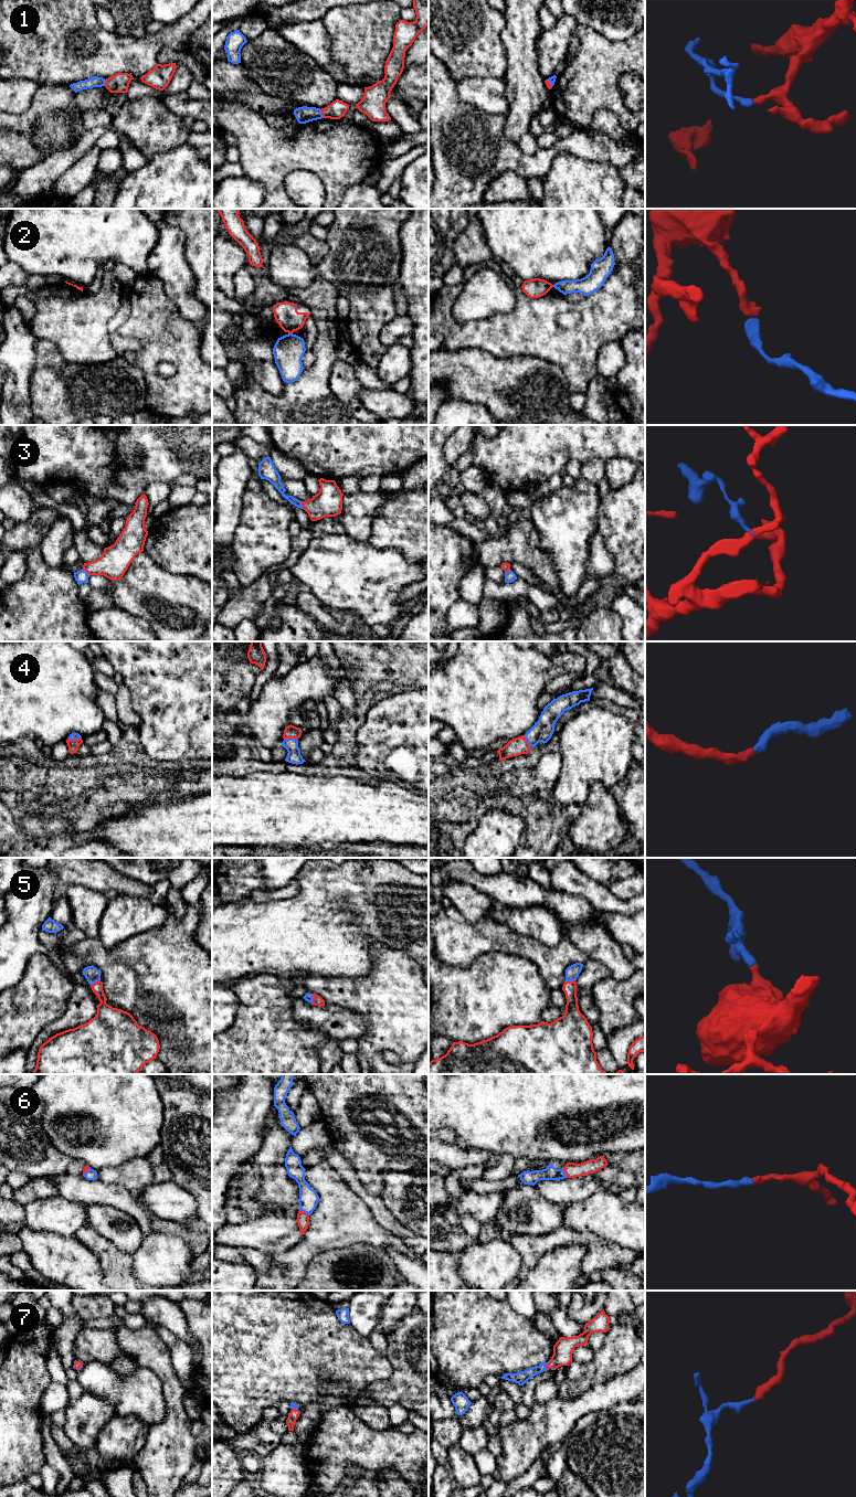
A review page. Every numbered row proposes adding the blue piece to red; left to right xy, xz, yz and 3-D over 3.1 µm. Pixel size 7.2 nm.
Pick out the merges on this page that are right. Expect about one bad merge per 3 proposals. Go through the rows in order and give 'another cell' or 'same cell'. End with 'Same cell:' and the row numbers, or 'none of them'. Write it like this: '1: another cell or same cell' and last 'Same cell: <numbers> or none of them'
1: another cell
2: another cell
3: another cell
4: same cell
5: same cell
6: same cell
7: same cell
Same cell: 4, 5, 6, 7

